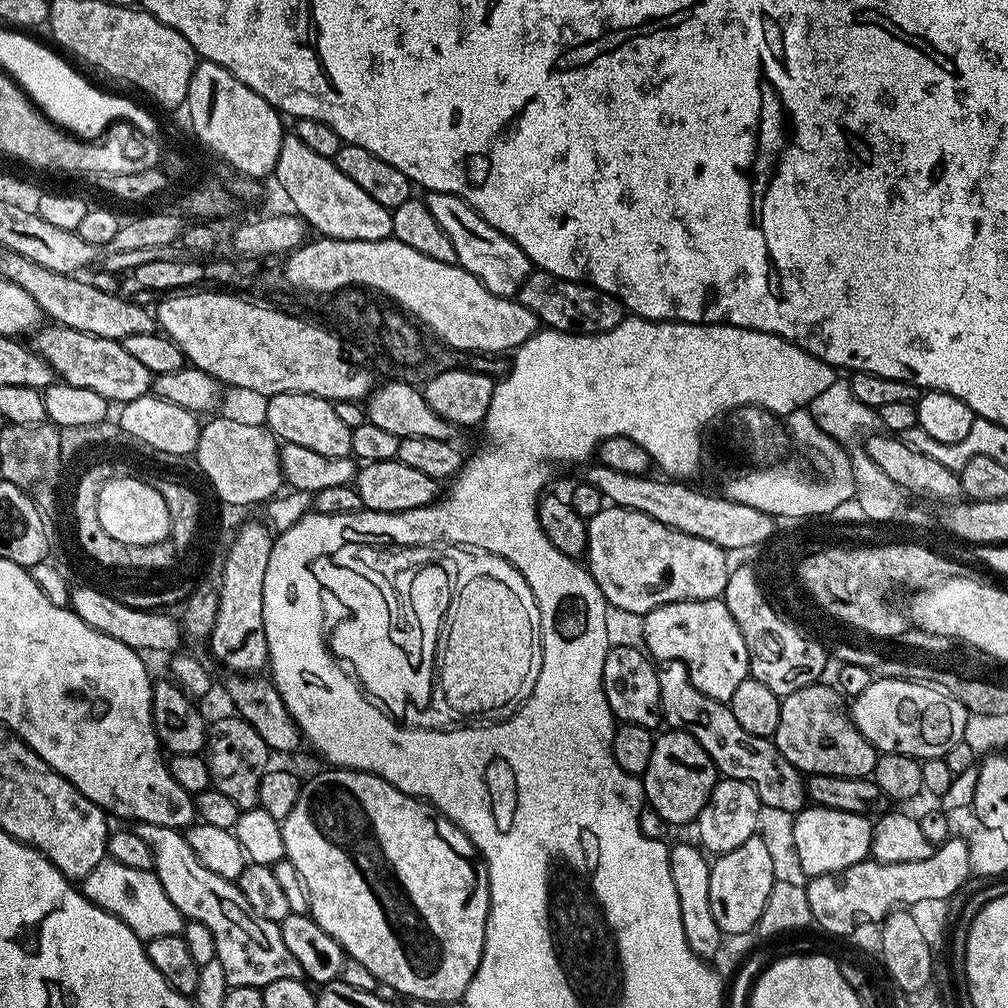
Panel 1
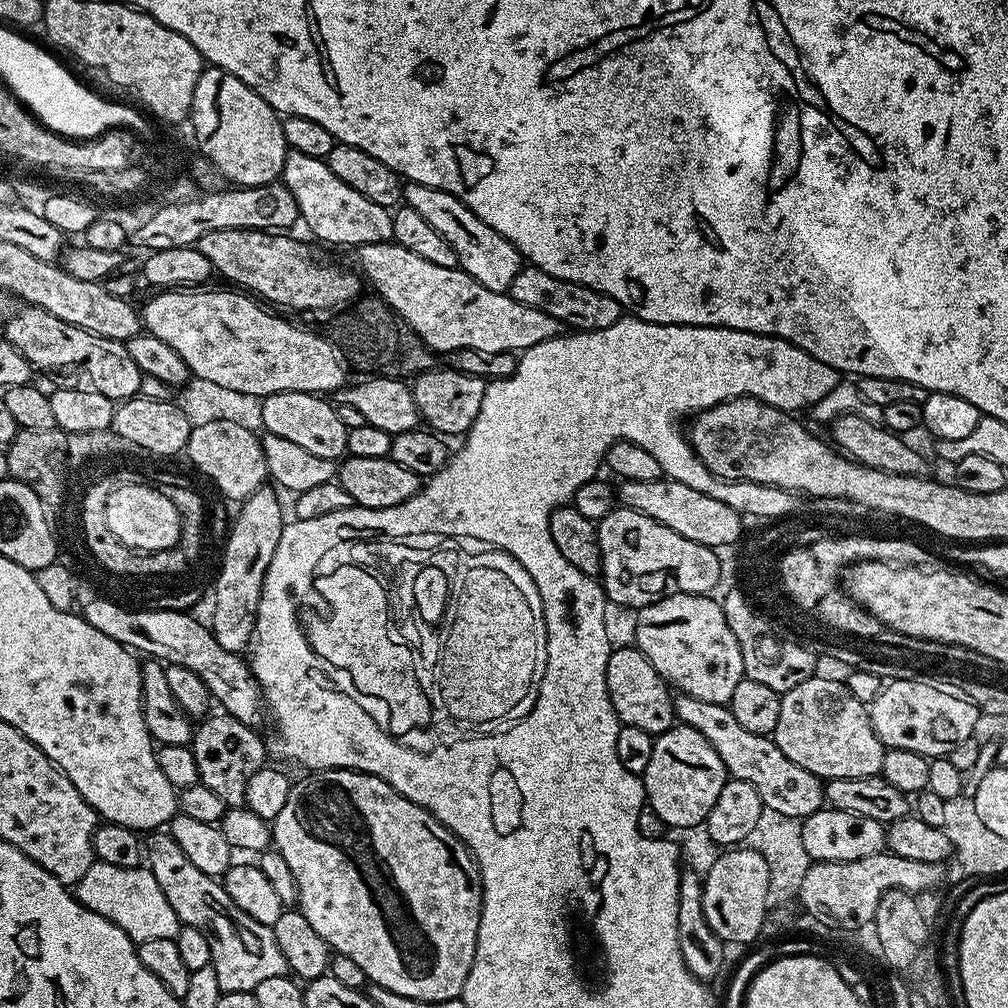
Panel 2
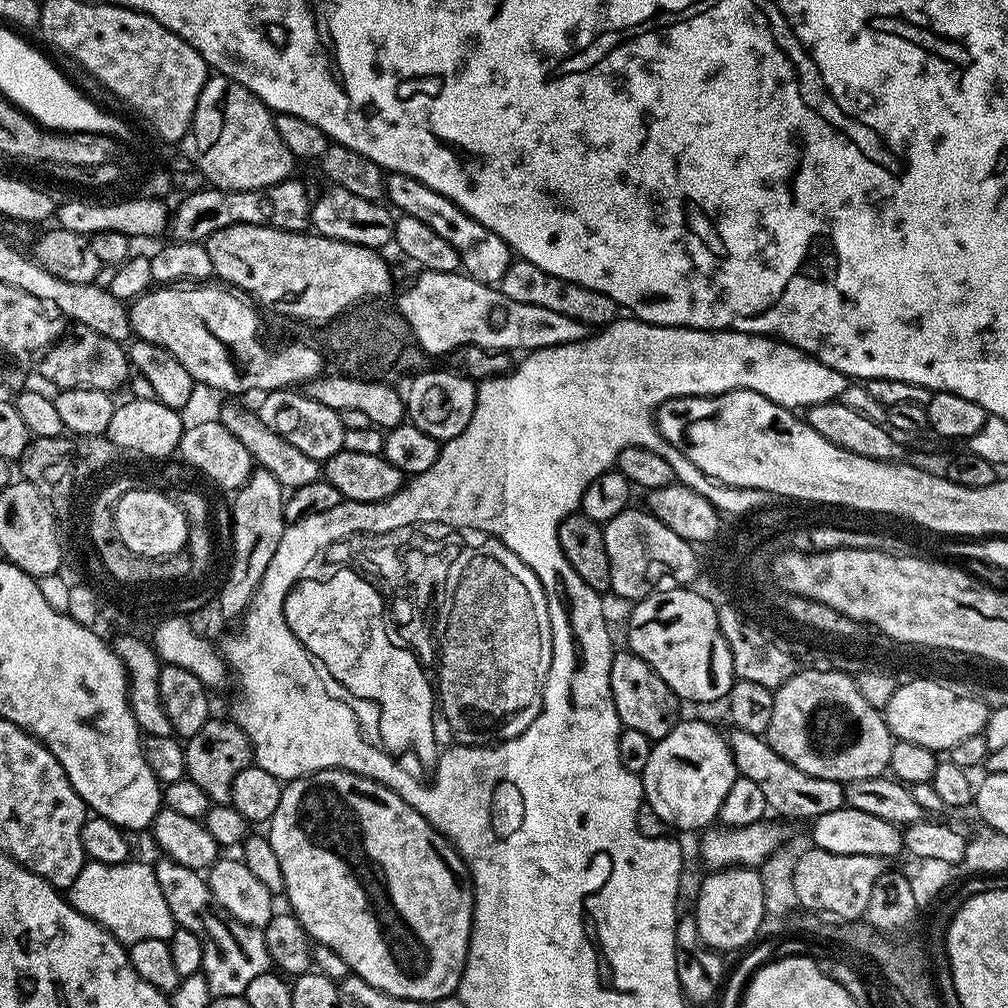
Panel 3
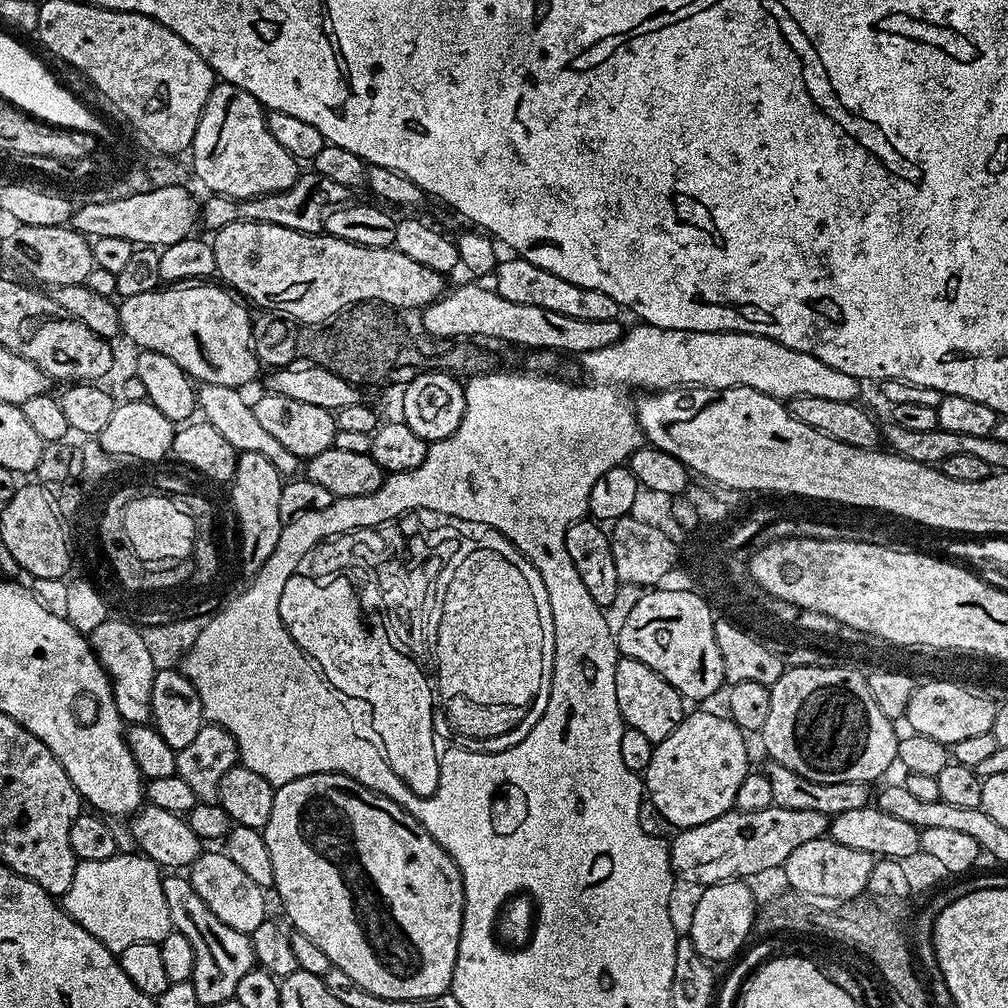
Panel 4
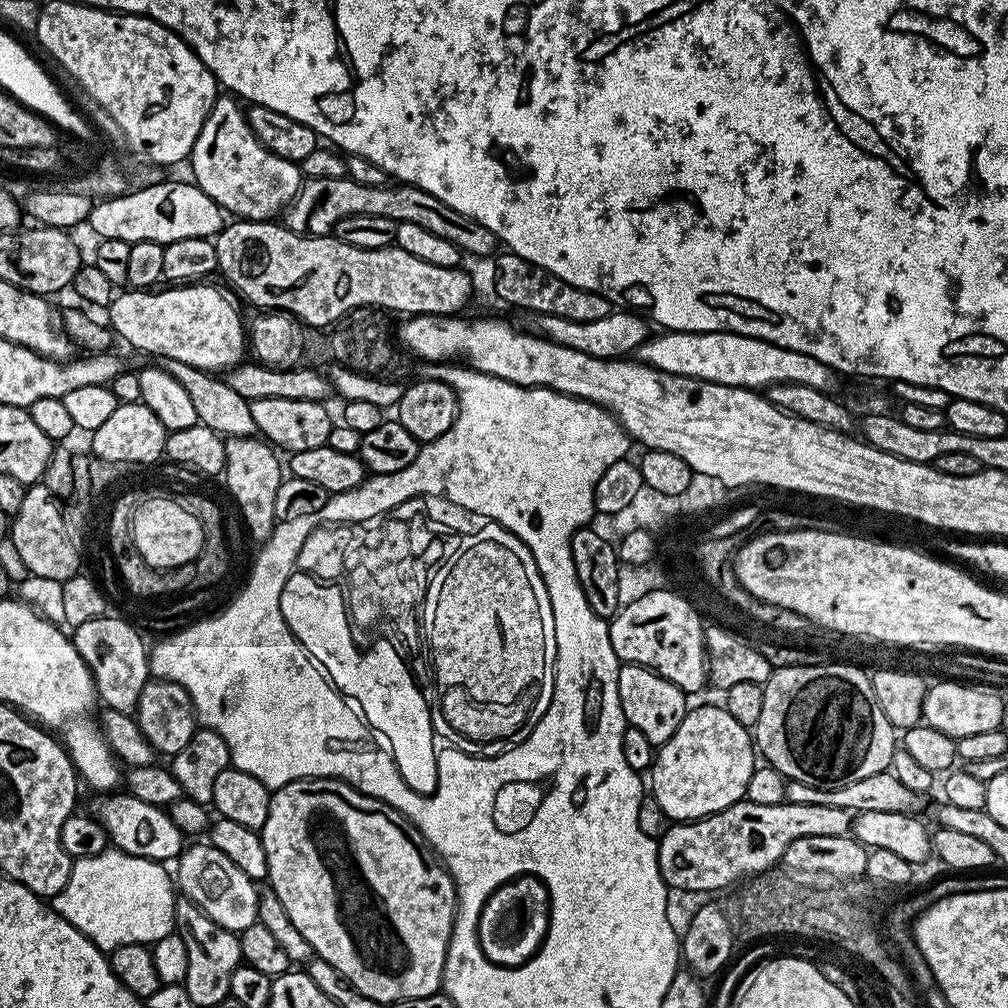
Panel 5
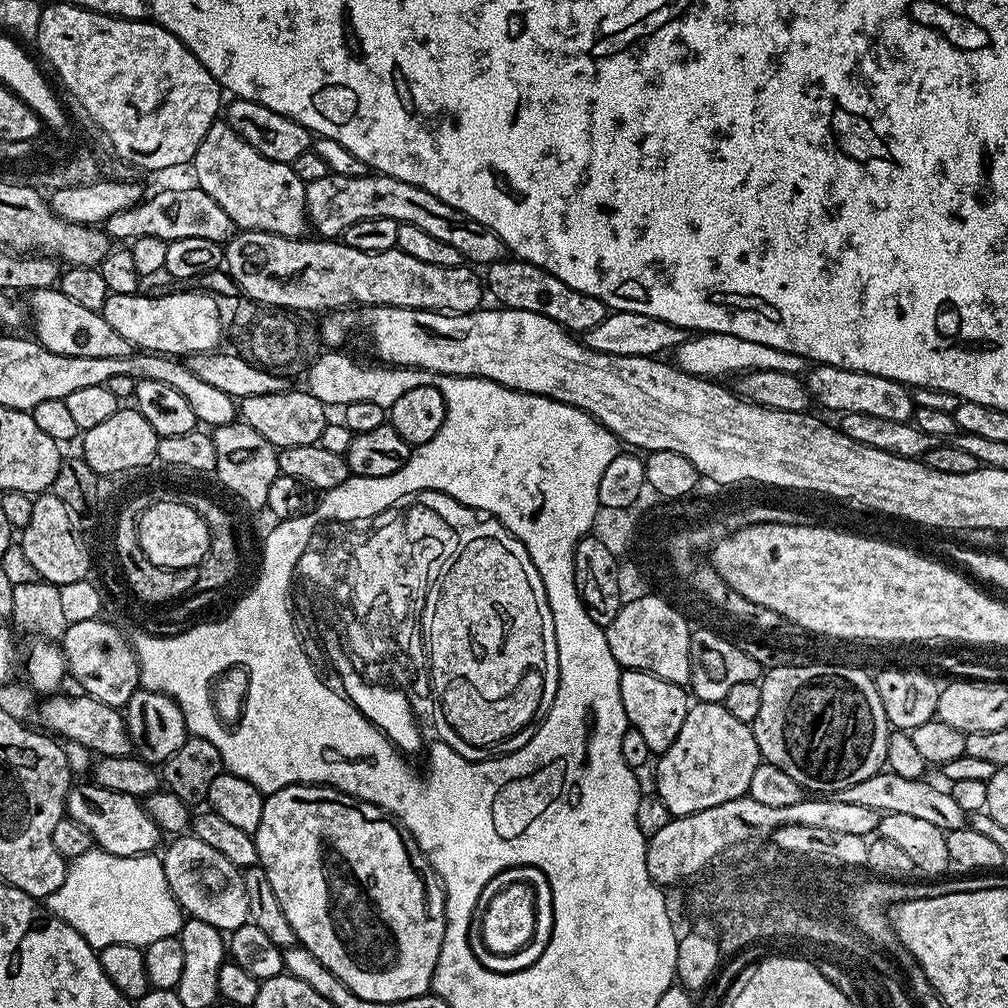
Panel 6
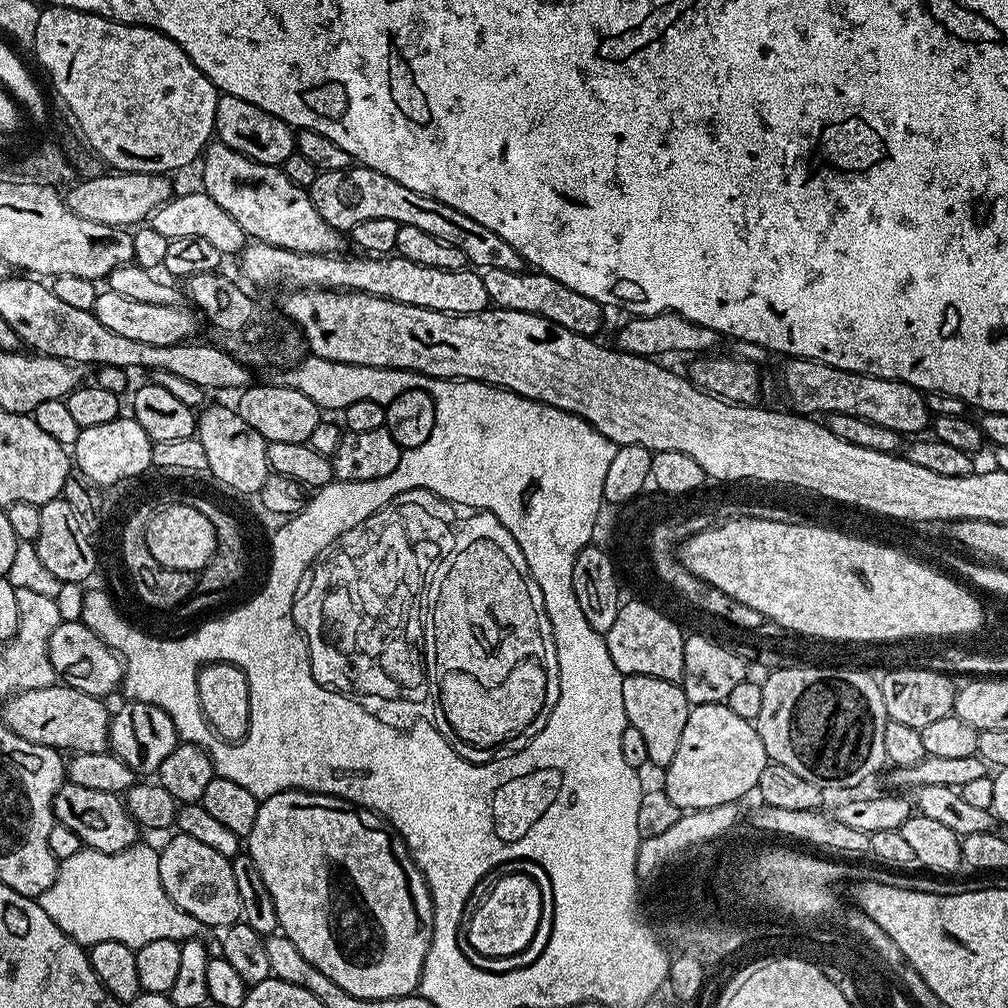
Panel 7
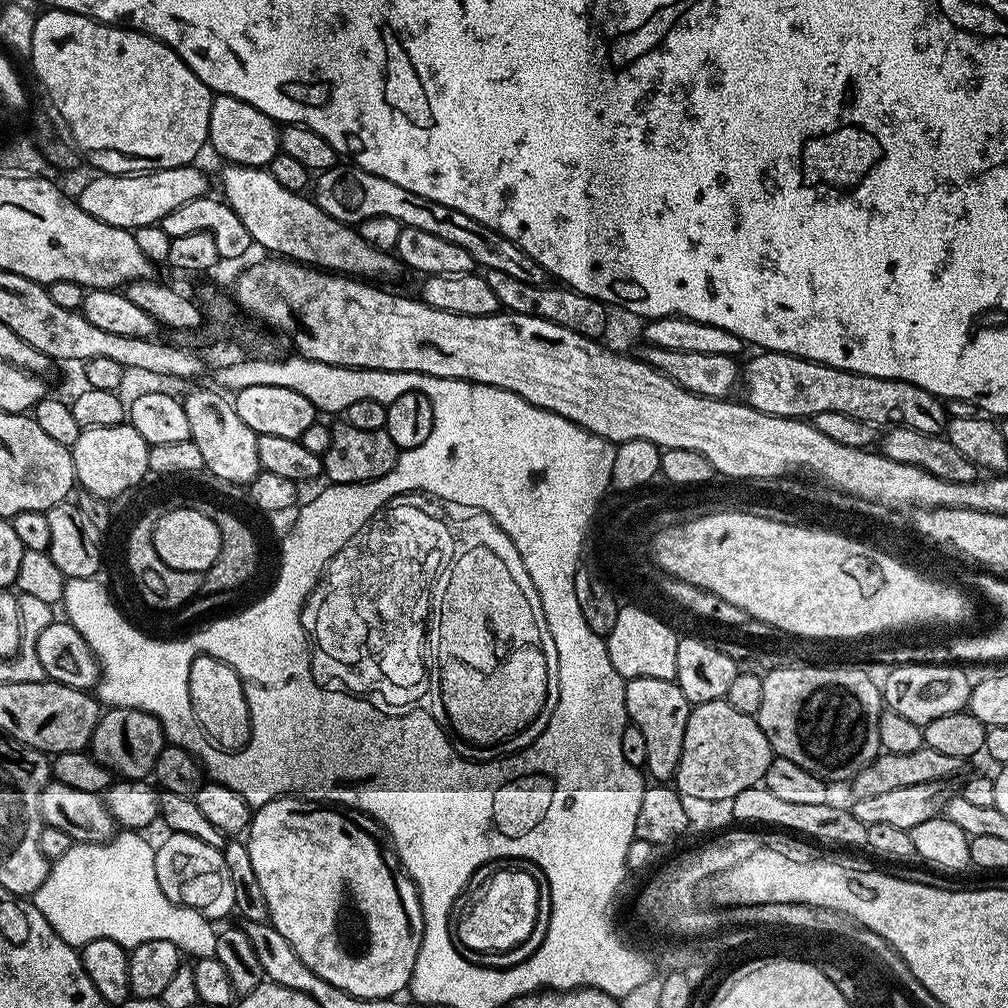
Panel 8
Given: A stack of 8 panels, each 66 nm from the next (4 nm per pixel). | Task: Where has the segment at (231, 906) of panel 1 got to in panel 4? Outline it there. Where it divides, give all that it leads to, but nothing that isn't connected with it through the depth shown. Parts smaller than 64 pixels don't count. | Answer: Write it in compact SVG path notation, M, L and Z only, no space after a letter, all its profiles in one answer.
M165 875L162 879L162 890L166 894L173 929L186 934L190 946L194 946L194 970L191 981L194 994L198 994L198 1002L201 1006L210 1006L214 1002L233 999L238 990L239 979L256 964L251 935L226 926L222 918L215 916L210 906L206 906L206 902L198 898L198 890L194 890L187 875Z

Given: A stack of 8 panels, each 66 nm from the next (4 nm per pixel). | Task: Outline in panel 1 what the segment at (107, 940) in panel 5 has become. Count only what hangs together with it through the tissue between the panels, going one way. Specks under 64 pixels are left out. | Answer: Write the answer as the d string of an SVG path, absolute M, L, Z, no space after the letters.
M105 858L82 881L82 891L90 902L126 922L139 940L147 942L162 938L162 934L179 936L183 933L186 923L184 915L176 909L174 902L170 902L170 898L166 898L166 890L162 890L162 882L158 882L153 871L130 870L130 866L122 866L122 862Z

